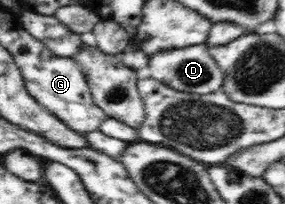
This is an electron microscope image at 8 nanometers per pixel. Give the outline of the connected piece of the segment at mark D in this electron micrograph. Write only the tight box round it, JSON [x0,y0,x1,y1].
[146,44,224,95]

